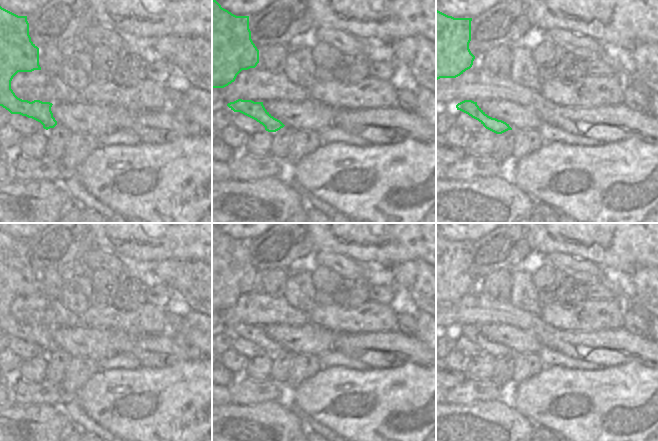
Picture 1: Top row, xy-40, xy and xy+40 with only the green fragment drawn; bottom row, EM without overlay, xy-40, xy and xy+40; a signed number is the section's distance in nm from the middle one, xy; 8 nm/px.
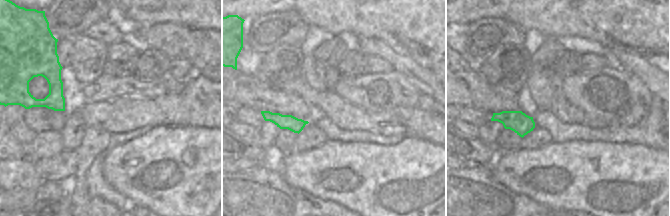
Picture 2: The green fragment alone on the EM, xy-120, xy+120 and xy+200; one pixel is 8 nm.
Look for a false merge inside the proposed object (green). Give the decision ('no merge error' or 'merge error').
no merge error

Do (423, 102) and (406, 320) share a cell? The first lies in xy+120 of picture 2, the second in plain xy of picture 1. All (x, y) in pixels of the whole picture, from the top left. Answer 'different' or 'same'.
same

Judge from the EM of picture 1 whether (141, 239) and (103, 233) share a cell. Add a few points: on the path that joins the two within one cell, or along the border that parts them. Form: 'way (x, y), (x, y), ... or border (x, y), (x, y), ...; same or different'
way (132, 233), (112, 233); same

